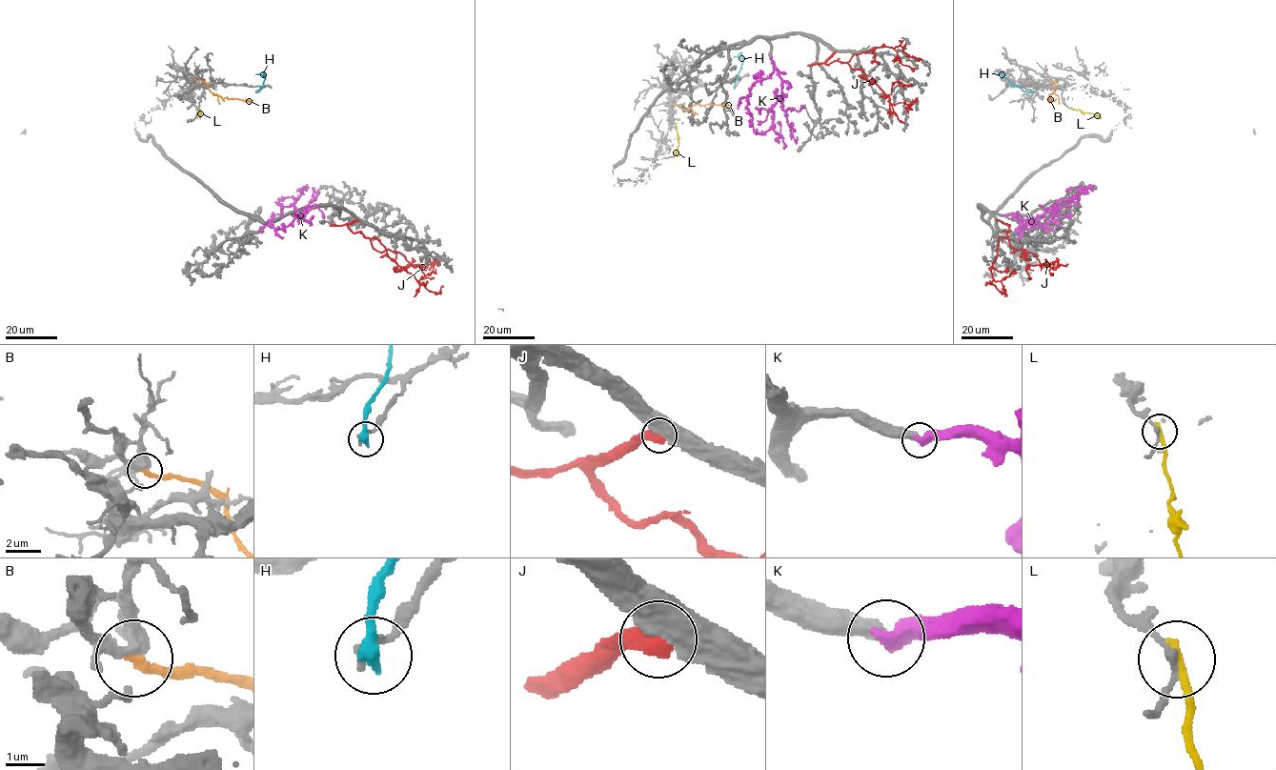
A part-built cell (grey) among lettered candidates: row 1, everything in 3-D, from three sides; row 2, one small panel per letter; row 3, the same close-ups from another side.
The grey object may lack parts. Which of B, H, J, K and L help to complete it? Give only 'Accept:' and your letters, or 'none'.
Accept: K

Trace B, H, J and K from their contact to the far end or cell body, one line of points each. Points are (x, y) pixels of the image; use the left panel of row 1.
B: (194, 79), (202, 80), (208, 89), (222, 98), (249, 101), (248, 99)
H: (256, 91), (265, 75), (255, 74)
J: (357, 220), (348, 225), (354, 233), (374, 236), (391, 258), (427, 289), (438, 293), (443, 285)
K: (293, 215), (303, 219), (294, 201), (304, 186), (298, 191)

